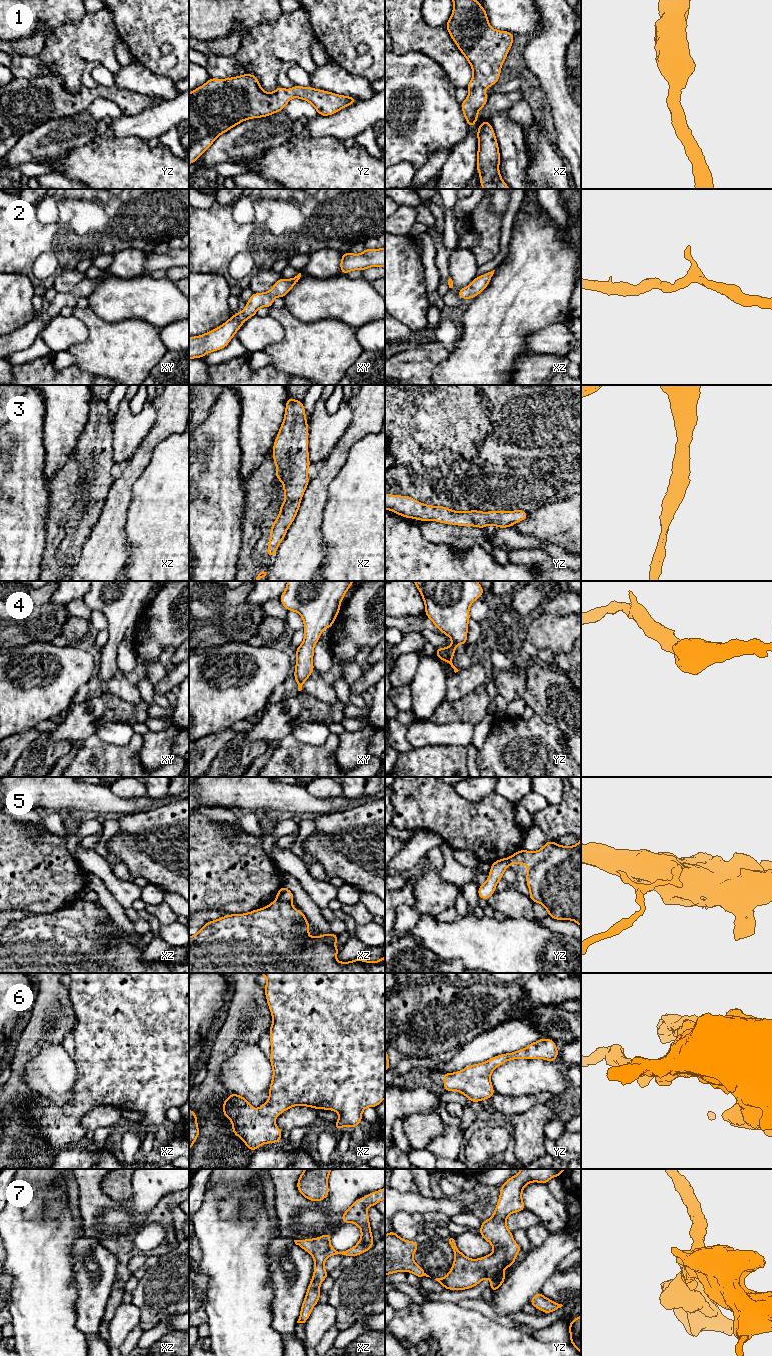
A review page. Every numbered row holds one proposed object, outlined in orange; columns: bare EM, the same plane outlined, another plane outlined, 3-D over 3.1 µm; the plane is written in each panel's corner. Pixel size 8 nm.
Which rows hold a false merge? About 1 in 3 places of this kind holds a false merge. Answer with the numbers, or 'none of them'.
5

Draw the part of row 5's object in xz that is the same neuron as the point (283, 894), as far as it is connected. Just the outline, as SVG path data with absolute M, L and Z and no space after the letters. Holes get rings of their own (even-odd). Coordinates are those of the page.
M282 886L279 889L279 891L276 893L276 899L278 901L284 901L286 903L292 903L294 901L294 895L285 886Z

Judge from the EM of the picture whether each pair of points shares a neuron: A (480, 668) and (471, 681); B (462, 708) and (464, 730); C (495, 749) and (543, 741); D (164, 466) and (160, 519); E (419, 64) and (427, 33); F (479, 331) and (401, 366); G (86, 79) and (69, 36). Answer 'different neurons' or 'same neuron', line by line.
A: same neuron
B: different neurons
C: same neuron
D: same neuron
E: different neurons
F: different neurons
G: different neurons

